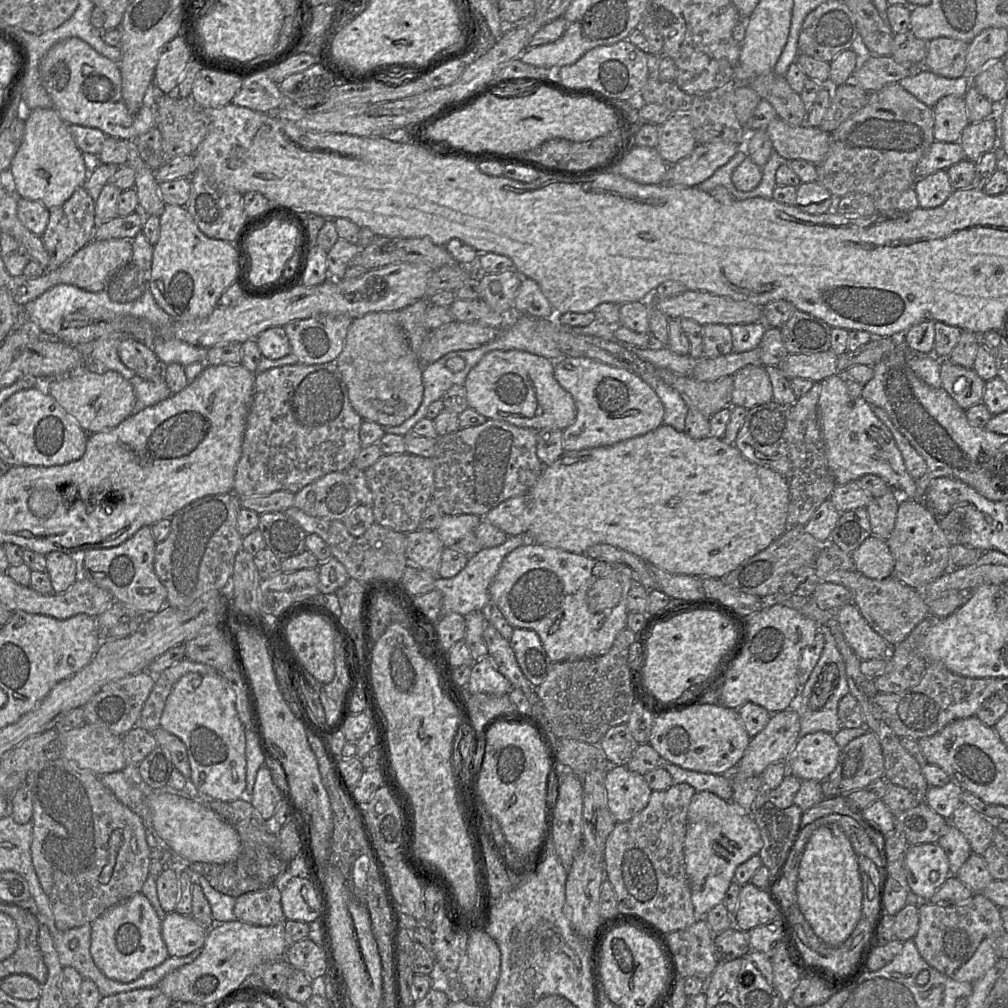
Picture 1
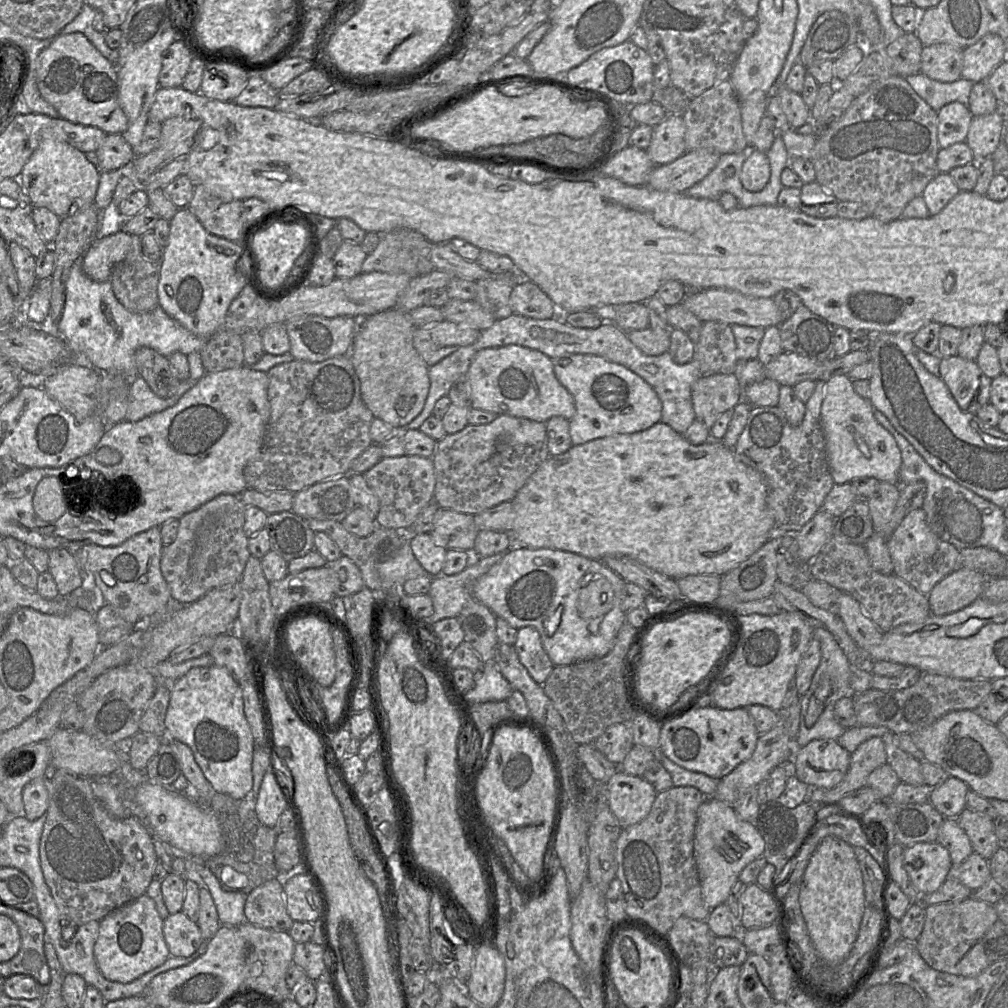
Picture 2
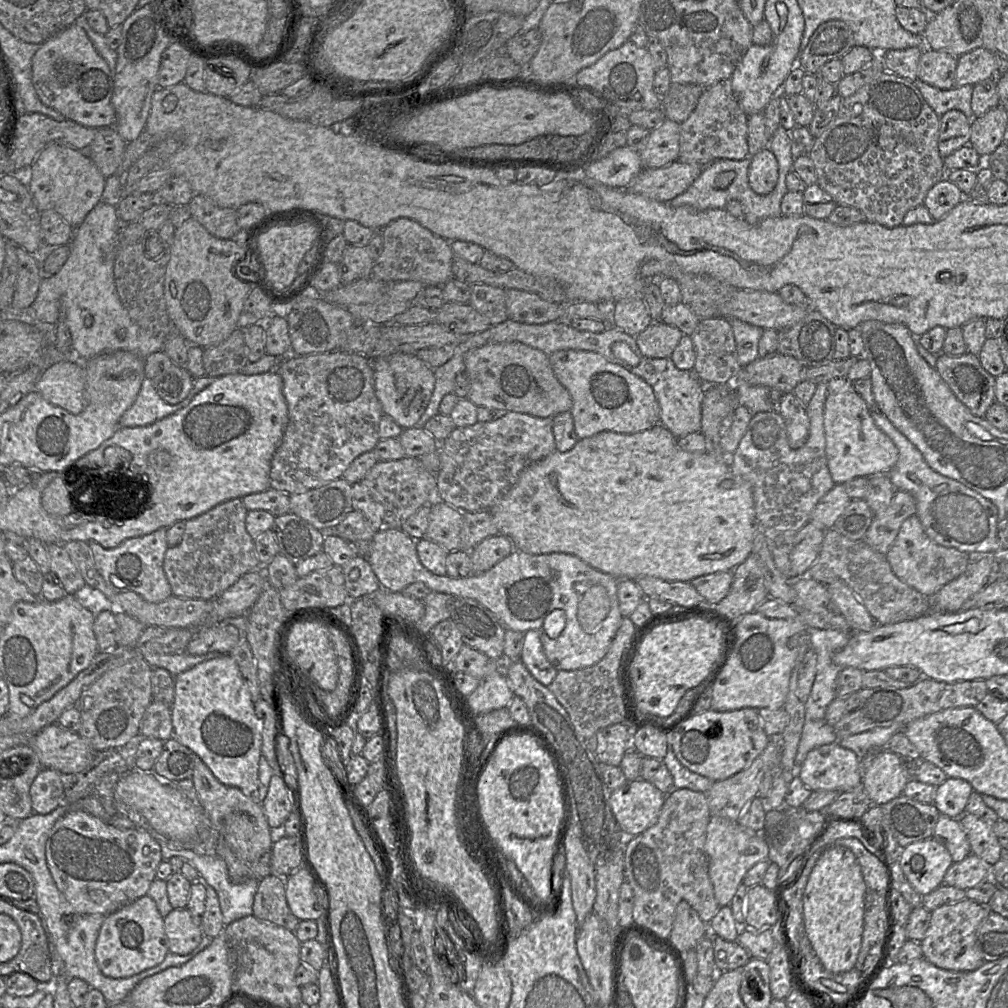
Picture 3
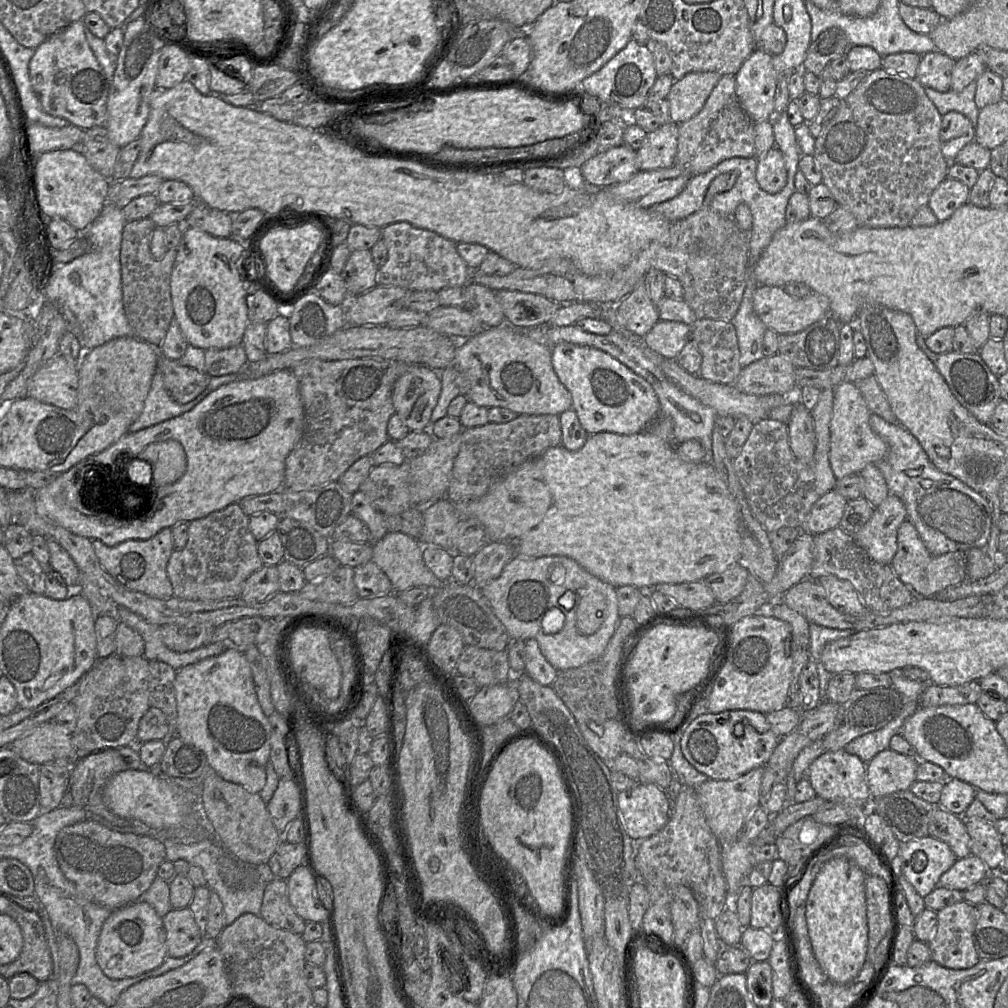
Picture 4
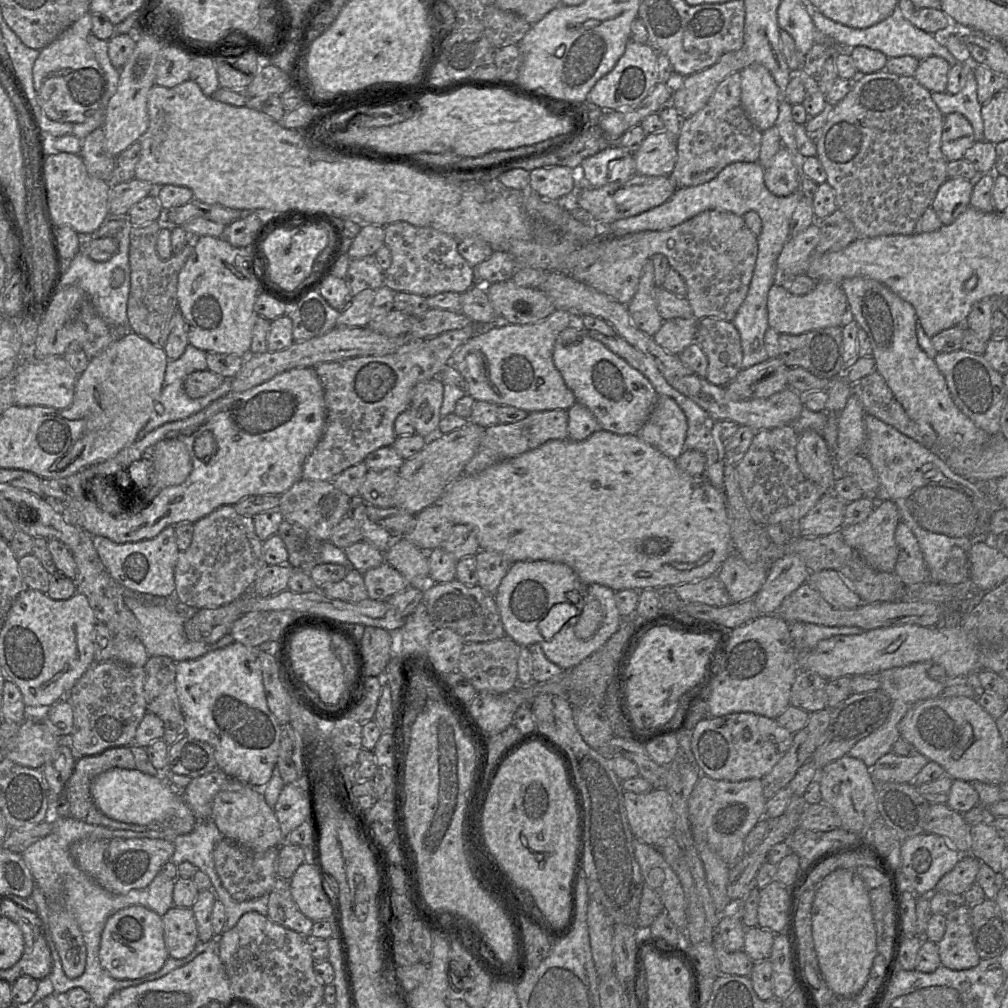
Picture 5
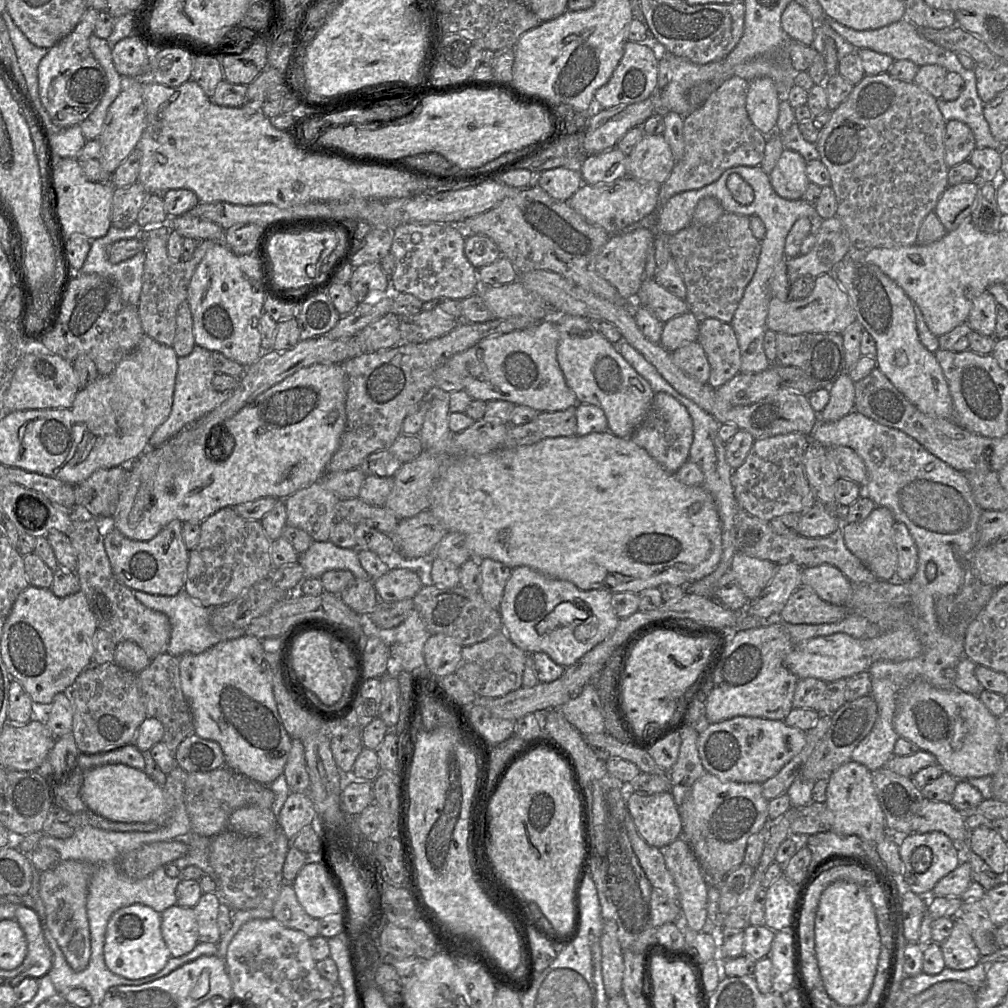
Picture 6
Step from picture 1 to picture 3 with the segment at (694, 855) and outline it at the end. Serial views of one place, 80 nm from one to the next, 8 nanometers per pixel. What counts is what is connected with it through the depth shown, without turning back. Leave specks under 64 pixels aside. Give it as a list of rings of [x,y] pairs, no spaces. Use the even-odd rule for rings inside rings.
[[[711,816],[707,826],[705,851],[709,859],[709,877],[715,898],[720,905],[729,906],[746,873],[759,861],[768,859],[769,847],[761,832],[754,832],[720,816]]]

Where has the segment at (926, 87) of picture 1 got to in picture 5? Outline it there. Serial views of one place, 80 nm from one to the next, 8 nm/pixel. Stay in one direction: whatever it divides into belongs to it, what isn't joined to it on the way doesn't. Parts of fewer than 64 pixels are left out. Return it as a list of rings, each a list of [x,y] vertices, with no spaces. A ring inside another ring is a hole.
[[[973,70],[969,73],[965,87],[957,94],[931,92],[931,97],[940,112],[962,114],[972,125],[976,141],[984,141],[984,124],[981,116],[982,104],[977,98],[977,81]]]

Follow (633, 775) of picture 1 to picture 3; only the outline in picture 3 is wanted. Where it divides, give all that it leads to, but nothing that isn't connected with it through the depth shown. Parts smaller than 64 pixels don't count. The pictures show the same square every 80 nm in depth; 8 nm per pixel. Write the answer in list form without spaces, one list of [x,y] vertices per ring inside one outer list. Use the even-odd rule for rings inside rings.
[[[644,779],[628,780],[611,792],[609,805],[620,829],[638,835],[658,821],[666,795]]]

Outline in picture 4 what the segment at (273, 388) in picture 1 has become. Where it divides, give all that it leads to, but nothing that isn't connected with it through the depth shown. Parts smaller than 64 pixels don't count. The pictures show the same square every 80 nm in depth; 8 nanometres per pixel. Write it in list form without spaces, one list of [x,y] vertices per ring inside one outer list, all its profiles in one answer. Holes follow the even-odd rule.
[[[366,357],[343,360],[308,359],[294,366],[291,371],[299,382],[305,424],[300,440],[285,460],[284,487],[291,491],[303,491],[338,481],[359,458],[371,455],[387,442],[387,424],[395,414],[392,402],[393,386],[412,365],[414,364],[403,361]]]

